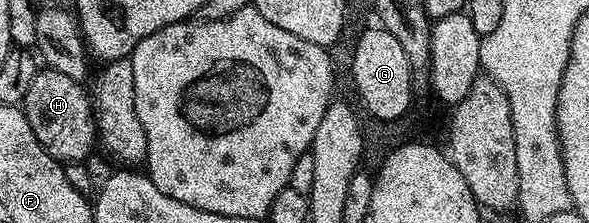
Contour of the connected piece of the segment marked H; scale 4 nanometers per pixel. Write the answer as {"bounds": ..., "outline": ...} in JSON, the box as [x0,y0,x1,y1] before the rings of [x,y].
{"bounds":[22,67,98,162],"outline":[[[45,67],[37,71],[30,90],[22,105],[24,117],[34,130],[34,138],[48,151],[55,160],[61,162],[84,162],[89,158],[92,147],[98,144],[96,119],[92,116],[92,101],[85,85],[74,78],[68,78],[57,70]]]}

